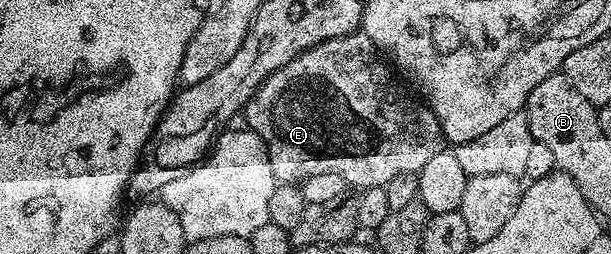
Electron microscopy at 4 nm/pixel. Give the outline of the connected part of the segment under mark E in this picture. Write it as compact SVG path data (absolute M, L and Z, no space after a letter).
M355 32L348 36L340 36L336 40L324 40L324 44L316 44L312 48L308 48L300 56L296 56L288 64L284 64L284 68L280 68L276 72L272 72L272 76L268 76L268 80L264 80L262 87L256 91L250 98L250 103L246 105L244 111L246 116L246 125L249 129L262 138L263 144L266 145L268 160L271 161L272 172L277 181L282 184L301 184L308 176L317 176L323 172L333 172L339 175L346 182L347 187L361 188L367 190L373 186L385 186L394 176L400 173L417 174L419 170L424 168L424 164L428 164L428 160L432 160L432 156L436 156L444 148L444 139L442 129L436 120L436 116L430 110L429 106L421 101L409 98L400 87L394 83L395 75L392 73L389 65L381 66L378 63L379 55L372 52L370 45L370 37L361 32Z

